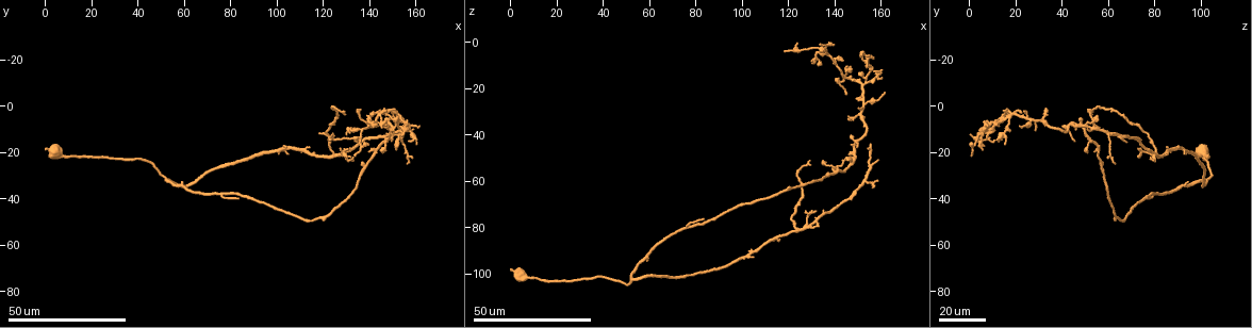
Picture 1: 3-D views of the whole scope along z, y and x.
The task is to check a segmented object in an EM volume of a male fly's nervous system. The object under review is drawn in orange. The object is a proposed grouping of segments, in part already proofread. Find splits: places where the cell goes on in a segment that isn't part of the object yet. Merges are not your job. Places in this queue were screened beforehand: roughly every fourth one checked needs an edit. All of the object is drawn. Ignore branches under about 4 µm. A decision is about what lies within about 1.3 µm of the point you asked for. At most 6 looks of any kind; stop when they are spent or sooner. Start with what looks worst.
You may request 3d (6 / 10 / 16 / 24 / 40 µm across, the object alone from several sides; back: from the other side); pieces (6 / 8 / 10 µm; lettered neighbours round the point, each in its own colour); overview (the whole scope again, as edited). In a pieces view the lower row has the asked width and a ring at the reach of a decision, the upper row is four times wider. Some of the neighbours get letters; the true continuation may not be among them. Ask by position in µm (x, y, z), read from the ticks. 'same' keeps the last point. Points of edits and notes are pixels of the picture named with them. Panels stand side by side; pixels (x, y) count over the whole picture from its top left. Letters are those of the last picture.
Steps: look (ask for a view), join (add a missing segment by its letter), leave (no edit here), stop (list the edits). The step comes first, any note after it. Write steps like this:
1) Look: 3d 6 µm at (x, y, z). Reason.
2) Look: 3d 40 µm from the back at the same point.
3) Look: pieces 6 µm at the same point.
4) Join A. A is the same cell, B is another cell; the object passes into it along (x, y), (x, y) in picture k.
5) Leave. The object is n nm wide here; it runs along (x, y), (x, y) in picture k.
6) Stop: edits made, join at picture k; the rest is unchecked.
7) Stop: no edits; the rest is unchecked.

Look: 3d 24 µm at (83, 40, 76). An open end.

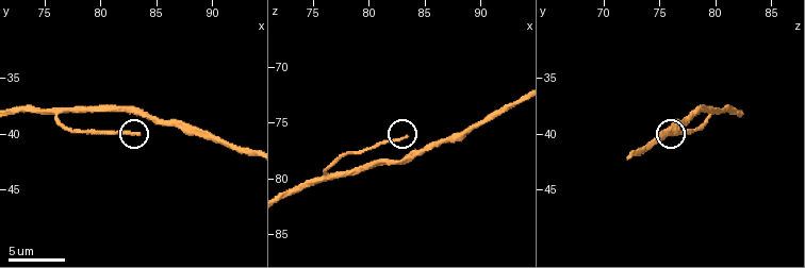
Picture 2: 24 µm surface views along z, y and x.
Look: pieces 6 µm at (83.4, 39.8, 76.2).

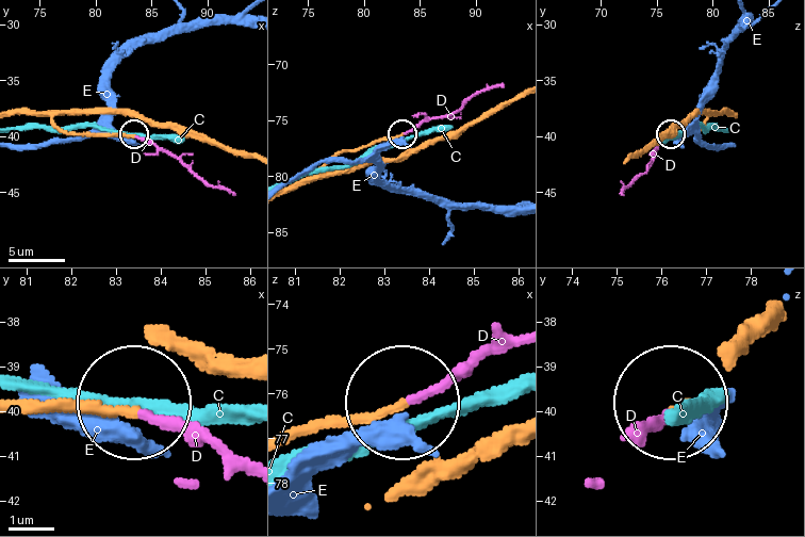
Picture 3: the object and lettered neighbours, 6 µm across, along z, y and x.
Join D. D is the same cell, C and E are other cells; the object passes into it along (20, 408), (146, 408), (245, 461) in picture 3; the cell continues.

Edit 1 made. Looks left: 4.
Look: 3d 24 µm at (156, 8, 45). End of a long branch.

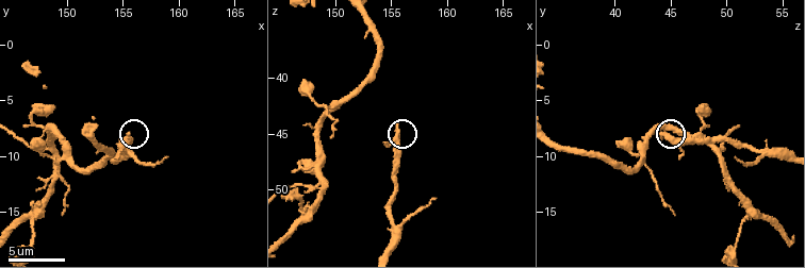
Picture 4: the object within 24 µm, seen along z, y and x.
Look: pieces 10 µm at (155.6, 8.0, 44.2). What lies round it.

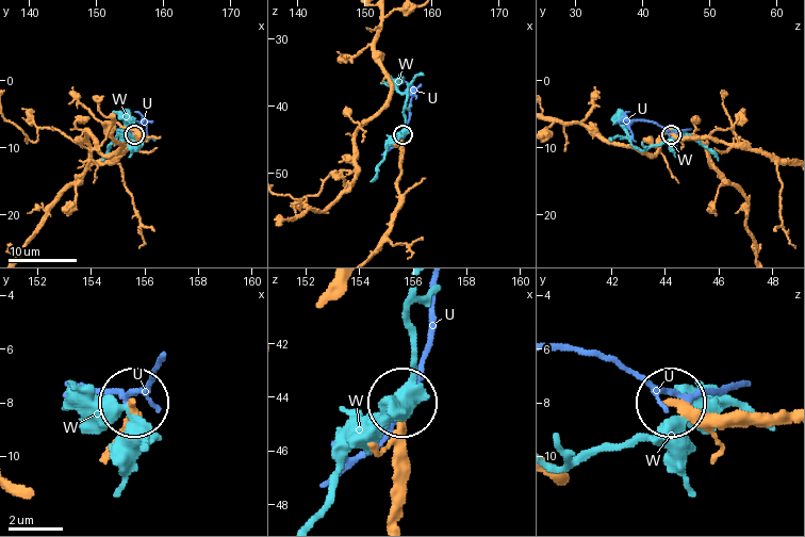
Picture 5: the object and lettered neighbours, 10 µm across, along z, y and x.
Leave. U and W are other cells; none of them fits.

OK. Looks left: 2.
Look: 3d 40 µm at (158, 22, 61). Branch stops here.

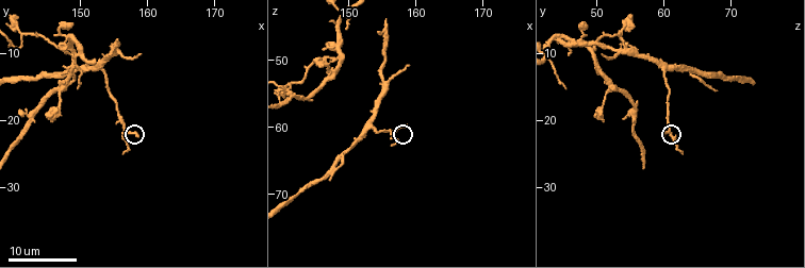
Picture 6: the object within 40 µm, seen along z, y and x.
Look: pieces 6 µm at (159.0, 22.5, 60.0). See the neighbours.

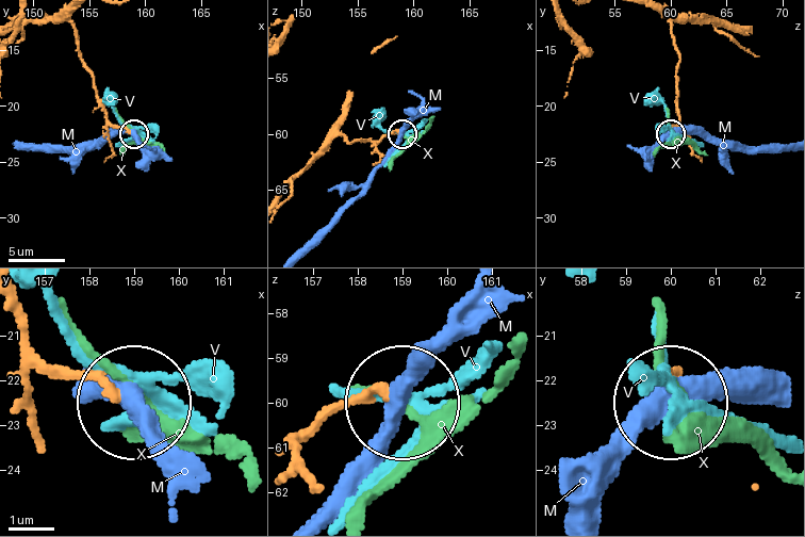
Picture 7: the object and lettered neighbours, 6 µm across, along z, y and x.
Leave. M, V and X are other cells; none of them fits.

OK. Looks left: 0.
Stop: edits made, join at picture 3; the rest is unchecked.

